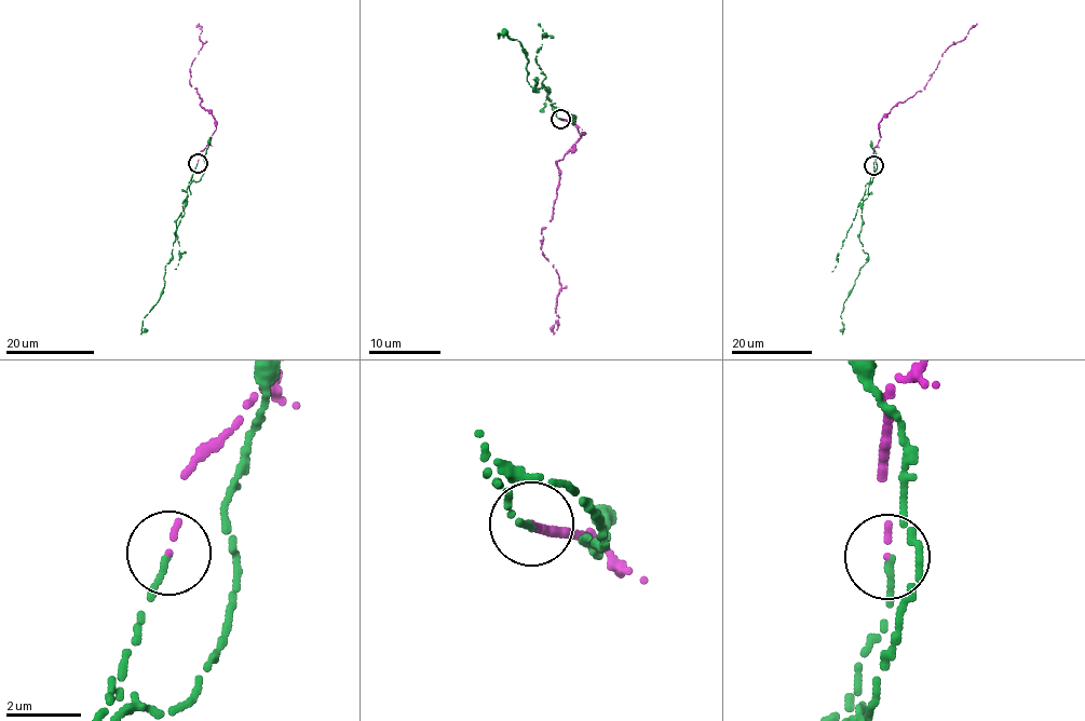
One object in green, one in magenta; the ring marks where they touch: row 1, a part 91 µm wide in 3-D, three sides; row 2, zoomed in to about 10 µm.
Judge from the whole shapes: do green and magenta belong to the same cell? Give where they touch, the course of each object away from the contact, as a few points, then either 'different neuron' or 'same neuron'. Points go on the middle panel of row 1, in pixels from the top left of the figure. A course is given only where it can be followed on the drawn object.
place (560, 119); course green (560, 119), (550, 91), (526, 80), (517, 40), (498, 36), (505, 28); course magenta (560, 119), (584, 133), (556, 163), (559, 185), (552, 219), (542, 230), (541, 252), (561, 287), (554, 332); different neuron

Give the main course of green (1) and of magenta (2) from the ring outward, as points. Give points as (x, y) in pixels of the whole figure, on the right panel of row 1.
1: (873, 166), (863, 196), (859, 233), (868, 261), (843, 302), (840, 317), (843, 328), (840, 330)
2: (873, 166), (873, 148), (881, 138), (879, 123), (898, 101), (925, 86), (941, 54), (960, 42), (976, 23)

